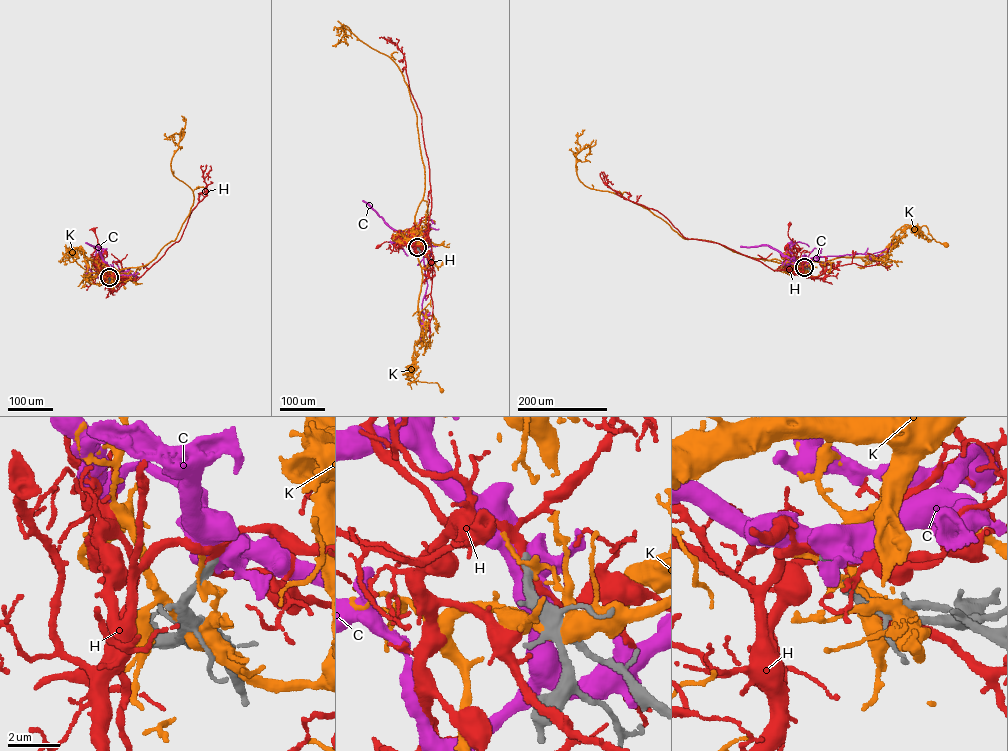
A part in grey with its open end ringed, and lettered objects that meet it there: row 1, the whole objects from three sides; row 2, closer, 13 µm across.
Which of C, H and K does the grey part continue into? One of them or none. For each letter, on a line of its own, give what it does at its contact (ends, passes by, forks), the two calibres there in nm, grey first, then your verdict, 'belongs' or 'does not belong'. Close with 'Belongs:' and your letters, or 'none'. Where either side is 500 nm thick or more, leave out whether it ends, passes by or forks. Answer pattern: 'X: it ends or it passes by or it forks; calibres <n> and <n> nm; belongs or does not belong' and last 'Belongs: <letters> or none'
C: calibres 320 and 650 nm; does not belong
H: it forks; calibres 320 and 200 nm; does not belong
K: it forks; calibres 420 and 150 nm; does not belong
Belongs: none

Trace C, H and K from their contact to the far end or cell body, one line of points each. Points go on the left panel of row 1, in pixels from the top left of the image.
C: (109, 277), (113, 271), (102, 258)
H: (109, 277), (106, 281), (99, 271), (98, 266), (104, 259), (93, 229)
K: (109, 278), (111, 279), (110, 272), (87, 274), (82, 248), (66, 248), (86, 269), (86, 274)

